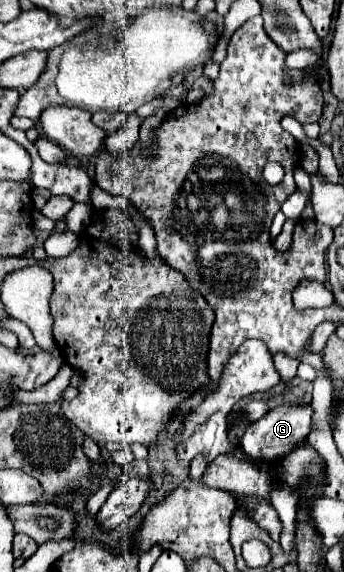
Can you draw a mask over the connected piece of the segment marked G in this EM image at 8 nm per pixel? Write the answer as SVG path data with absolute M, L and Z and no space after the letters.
M285 403L285 405L277 405L273 409L269 409L269 413L265 417L261 417L257 423L253 423L243 439L241 439L241 449L255 457L255 459L263 459L263 461L277 461L281 457L285 457L287 453L291 453L293 449L297 449L303 441L307 441L309 433L313 431L313 405L293 405L293 403Z

